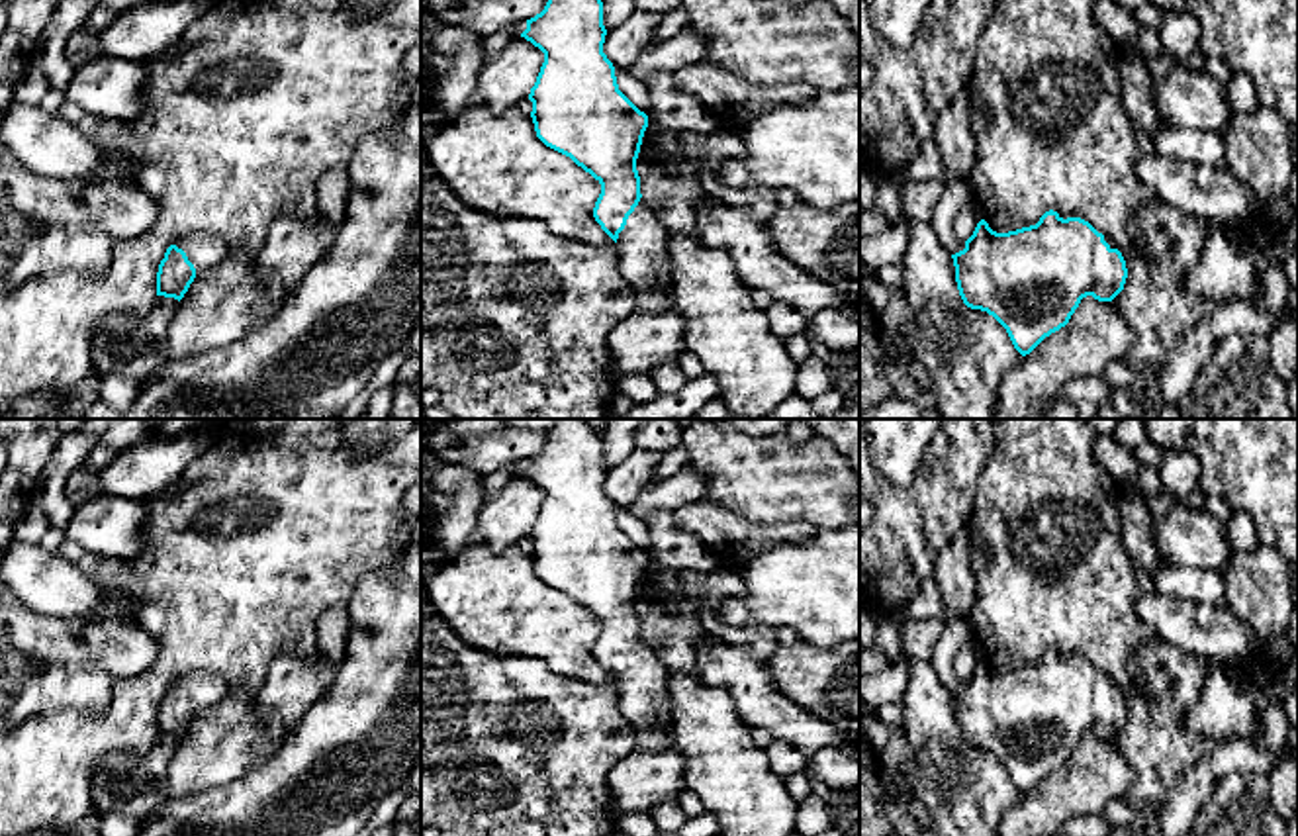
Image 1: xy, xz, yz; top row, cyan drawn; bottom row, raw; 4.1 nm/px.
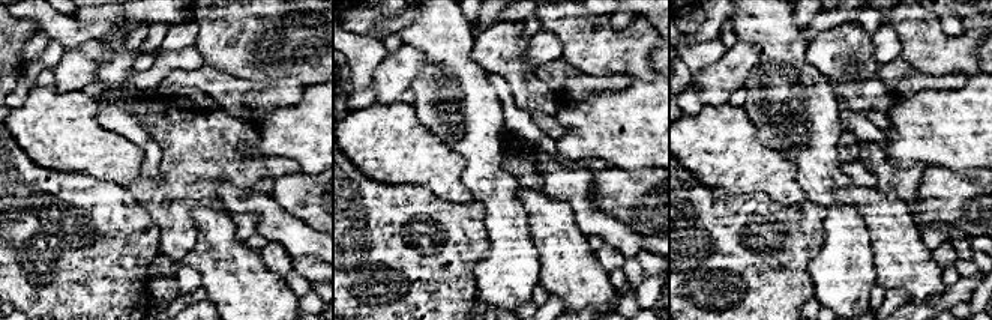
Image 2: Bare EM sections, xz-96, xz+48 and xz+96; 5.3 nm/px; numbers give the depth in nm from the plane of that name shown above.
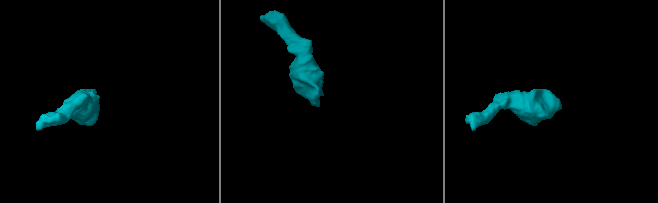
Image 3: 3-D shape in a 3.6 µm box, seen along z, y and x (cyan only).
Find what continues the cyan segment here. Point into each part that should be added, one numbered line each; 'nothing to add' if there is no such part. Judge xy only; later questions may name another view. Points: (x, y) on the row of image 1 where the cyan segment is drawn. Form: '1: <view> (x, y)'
1: xy (204, 251)

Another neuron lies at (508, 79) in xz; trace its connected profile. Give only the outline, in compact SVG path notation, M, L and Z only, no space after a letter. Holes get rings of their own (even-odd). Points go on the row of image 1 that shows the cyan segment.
M515 37L511 43L478 74L476 90L482 94L484 104L491 112L515 108L521 100L529 98L536 82L544 53L525 37Z

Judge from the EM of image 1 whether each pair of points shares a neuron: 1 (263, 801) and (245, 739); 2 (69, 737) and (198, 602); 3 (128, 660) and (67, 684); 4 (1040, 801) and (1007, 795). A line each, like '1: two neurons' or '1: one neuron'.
1: two neurons
2: one neuron
3: one neuron
4: two neurons

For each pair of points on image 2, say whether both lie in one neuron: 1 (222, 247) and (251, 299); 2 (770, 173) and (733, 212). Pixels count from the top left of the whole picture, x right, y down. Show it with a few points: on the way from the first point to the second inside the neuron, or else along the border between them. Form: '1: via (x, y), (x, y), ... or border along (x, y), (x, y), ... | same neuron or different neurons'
1: via (222, 260), (225, 272), (239, 286) | same neuron
2: border along (718, 188), (727, 193), (766, 193), (785, 206) | different neurons

